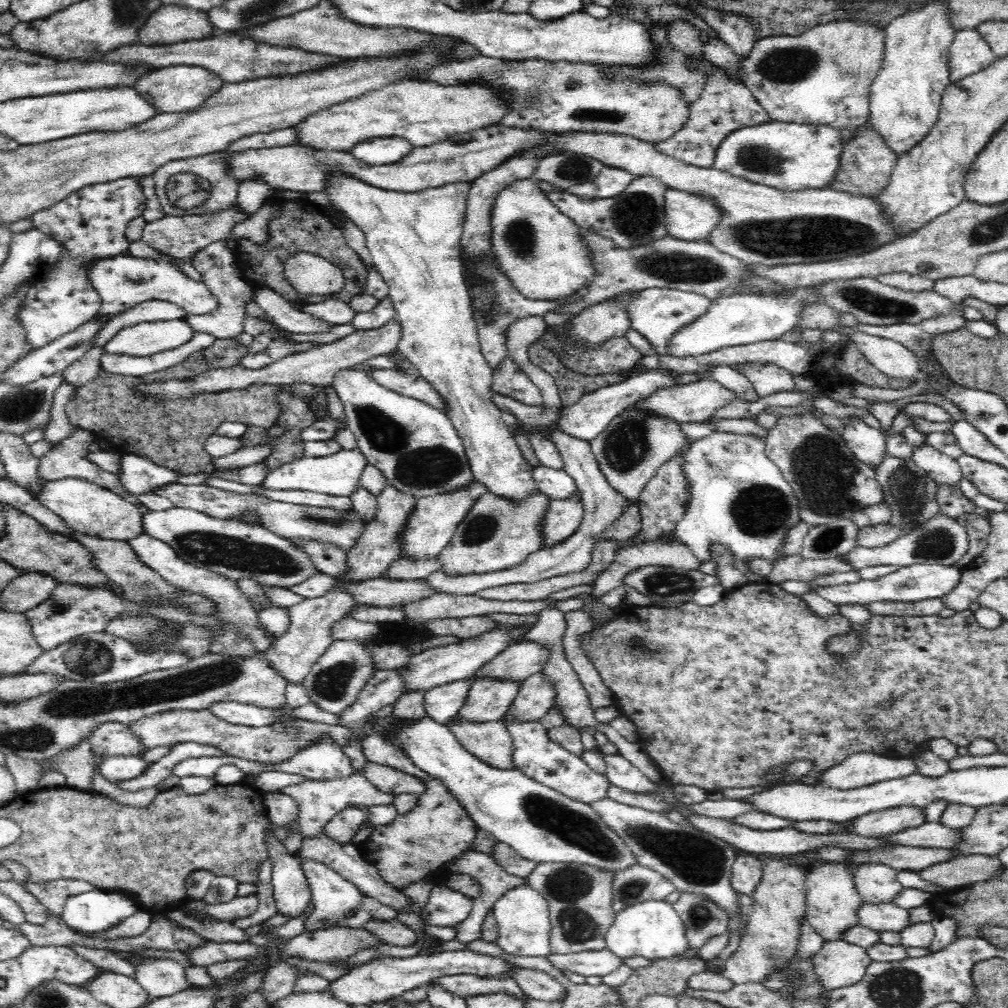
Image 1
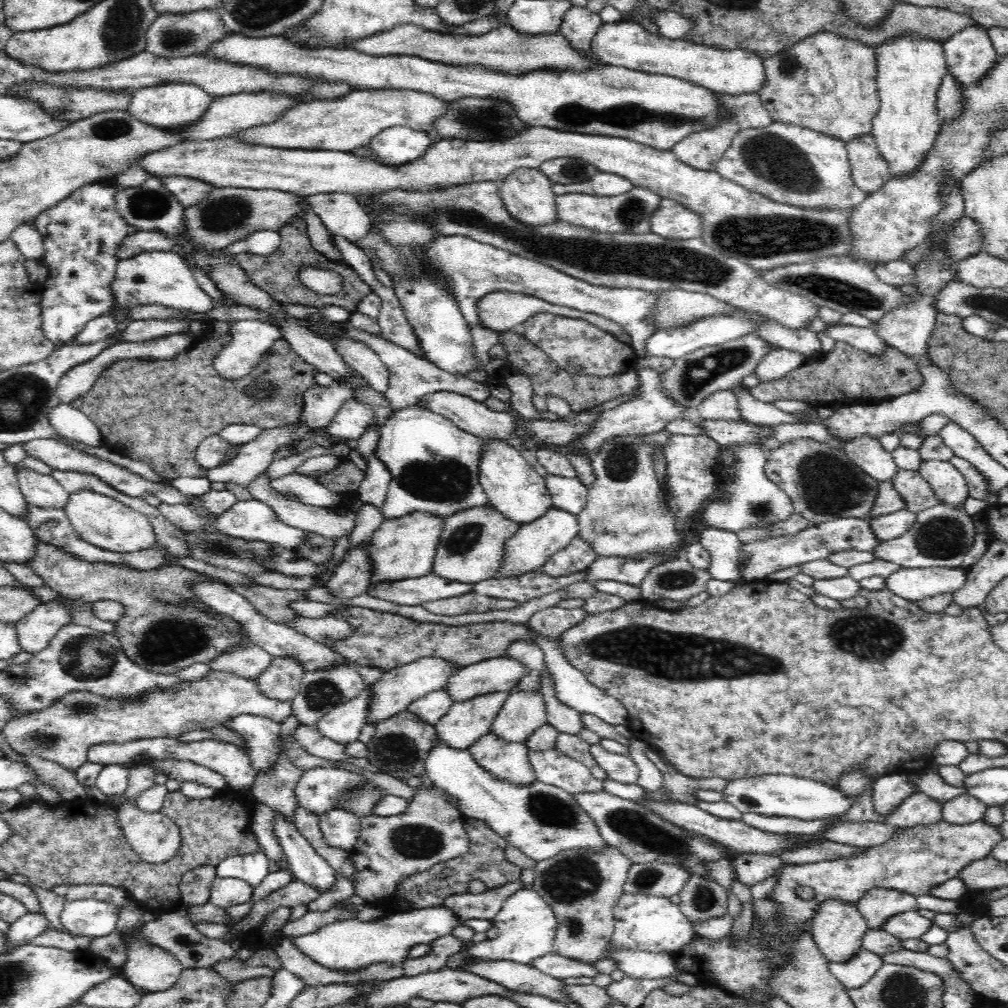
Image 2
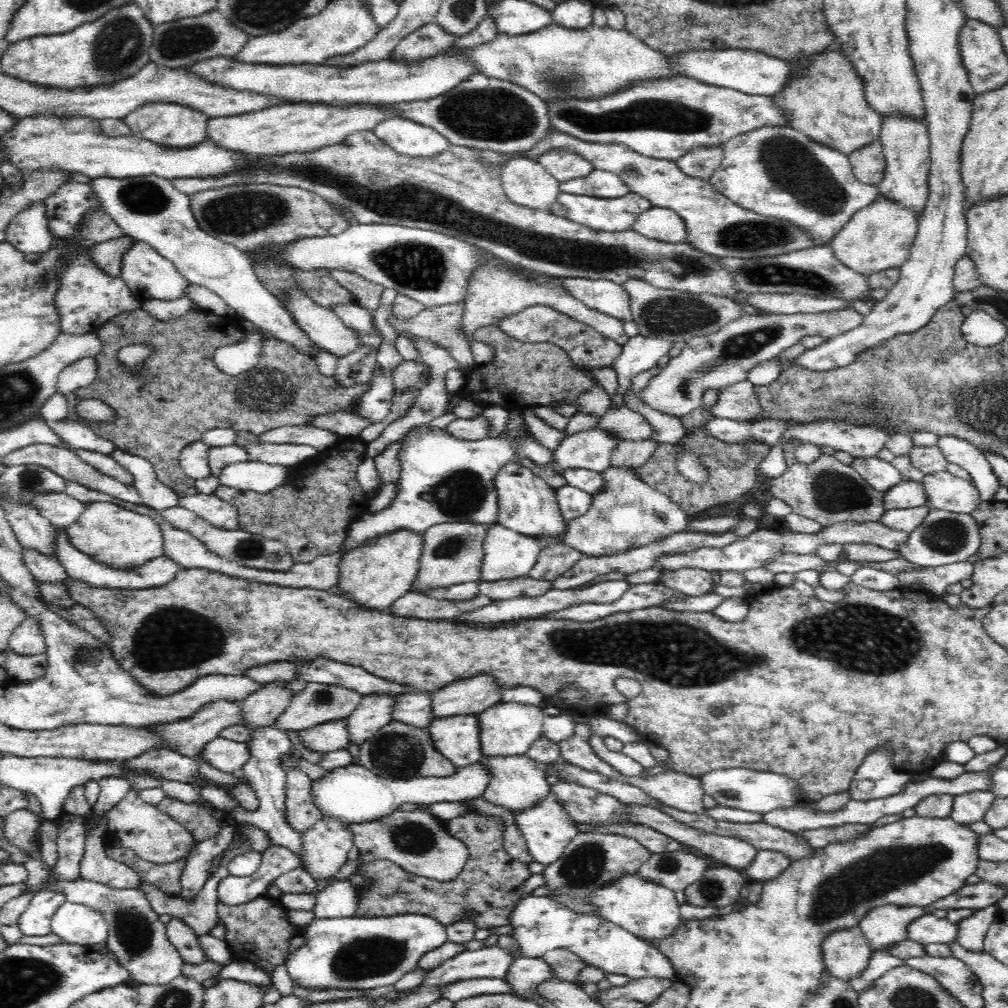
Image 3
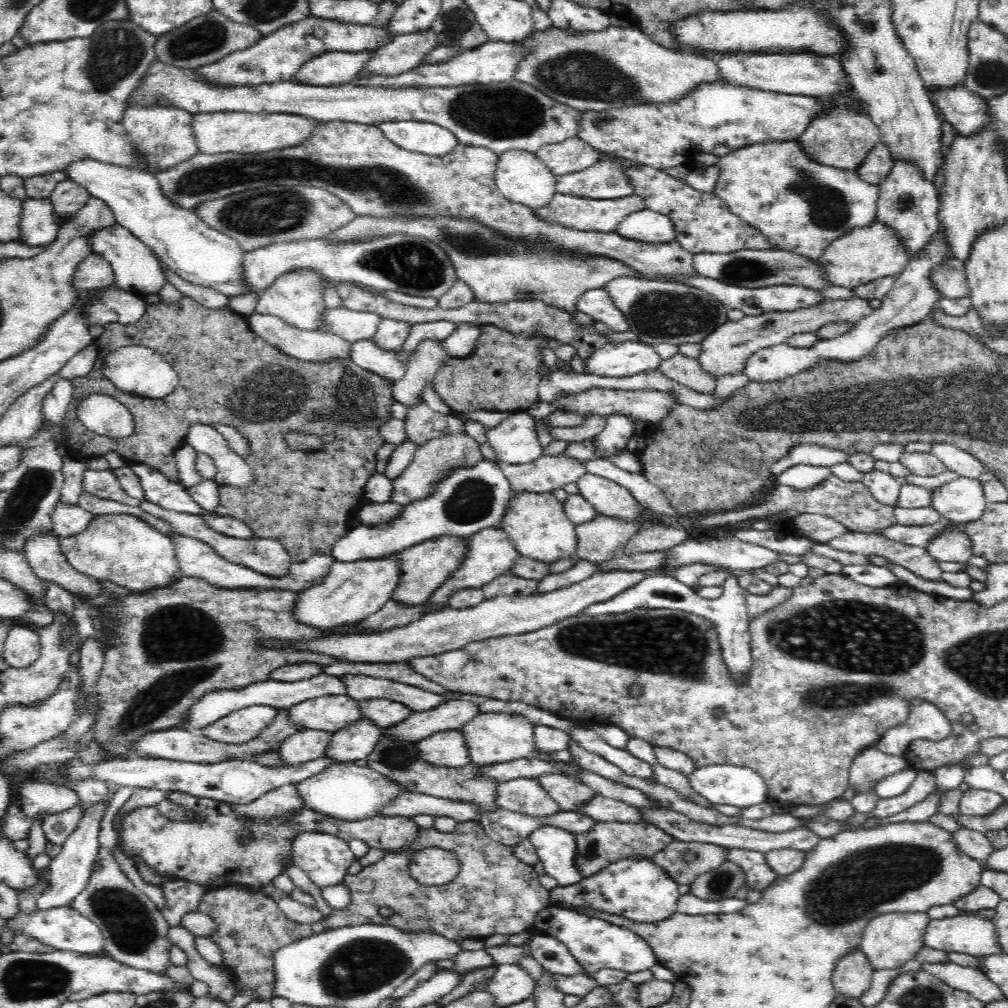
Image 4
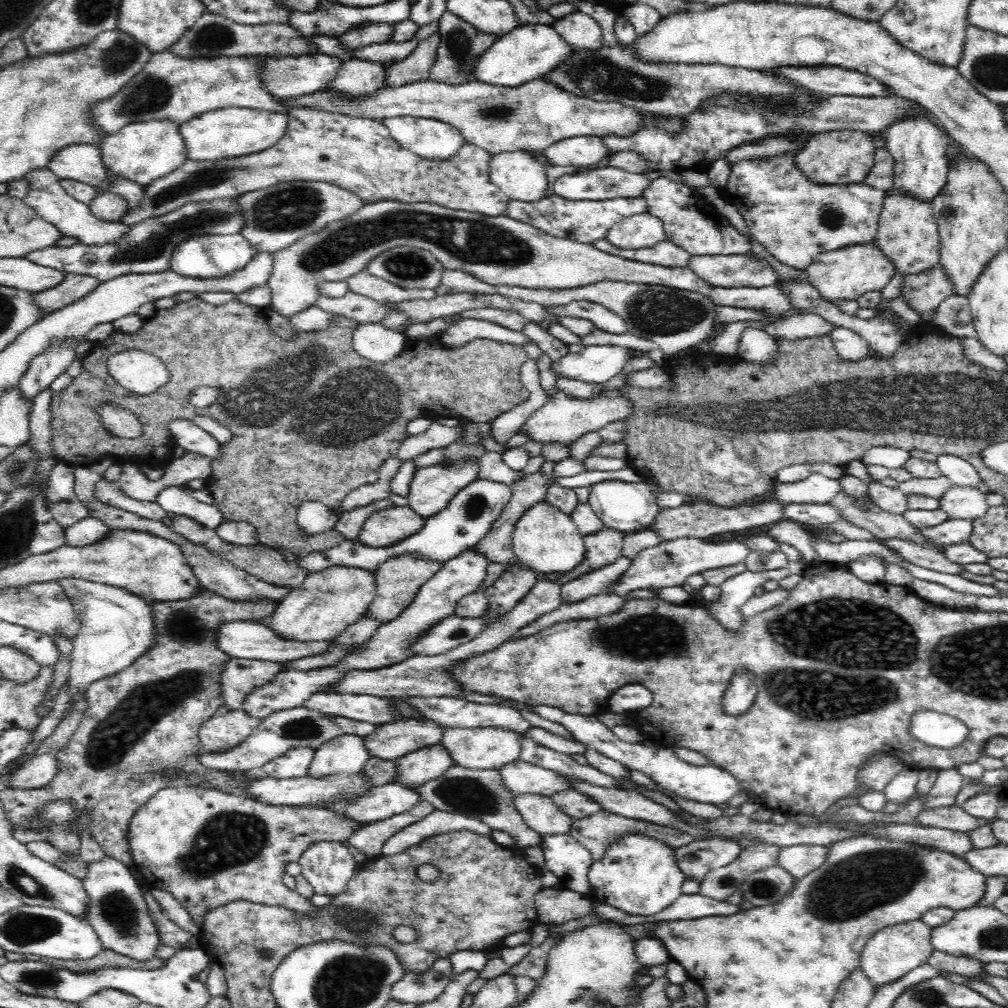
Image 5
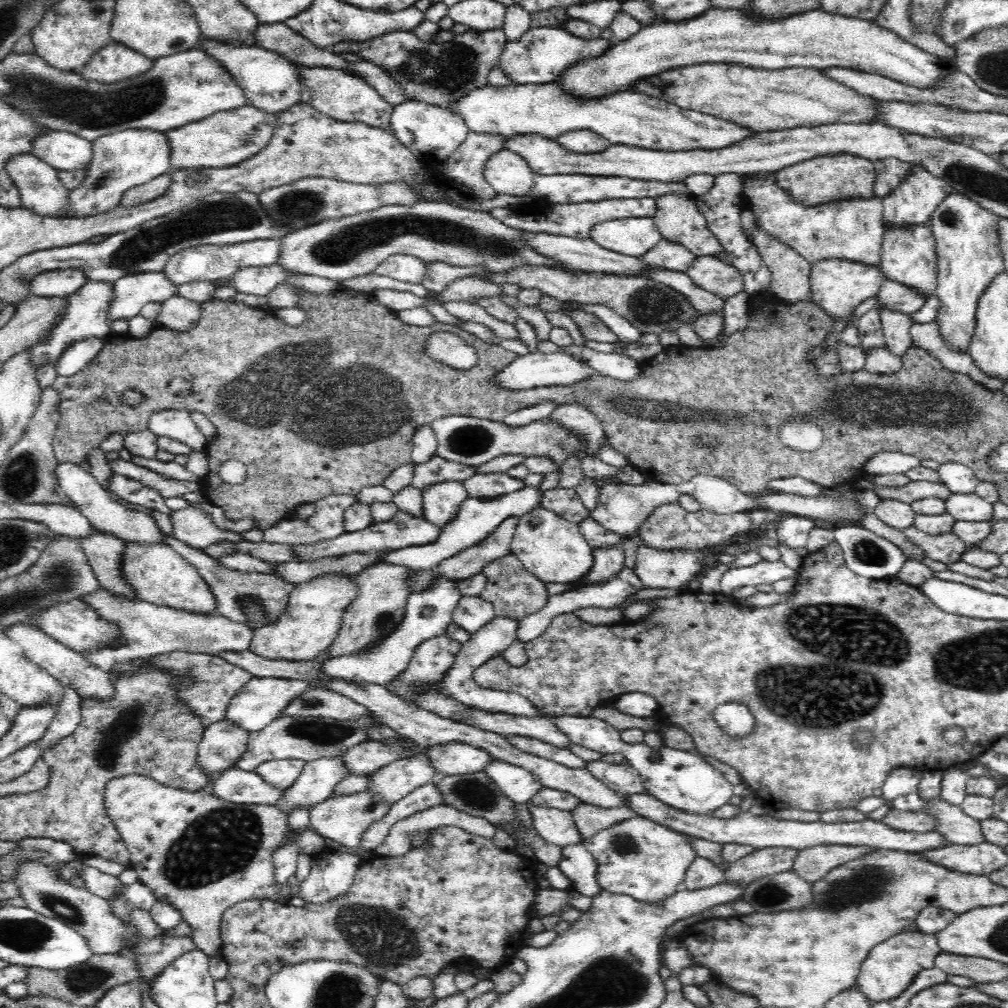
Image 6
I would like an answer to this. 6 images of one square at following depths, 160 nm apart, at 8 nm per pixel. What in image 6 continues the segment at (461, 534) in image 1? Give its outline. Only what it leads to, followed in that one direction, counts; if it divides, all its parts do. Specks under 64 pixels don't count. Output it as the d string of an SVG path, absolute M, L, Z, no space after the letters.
M380 562L354 576L354 581L358 583L358 596L342 616L340 632L328 648L330 657L357 653L364 647L381 641L393 631L402 620L408 597L411 595L408 587L410 572L411 568Z

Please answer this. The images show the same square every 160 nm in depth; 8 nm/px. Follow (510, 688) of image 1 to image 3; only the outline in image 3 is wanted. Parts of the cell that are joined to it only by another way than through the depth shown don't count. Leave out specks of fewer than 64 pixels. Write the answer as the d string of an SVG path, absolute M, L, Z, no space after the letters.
M461 714L434 719L428 733L440 754L464 768L482 760L480 728L477 714Z

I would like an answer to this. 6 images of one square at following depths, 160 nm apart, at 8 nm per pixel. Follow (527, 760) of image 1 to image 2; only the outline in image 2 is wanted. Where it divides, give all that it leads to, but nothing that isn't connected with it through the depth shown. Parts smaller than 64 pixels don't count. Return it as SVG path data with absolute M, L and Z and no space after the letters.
M556 747L546 752L535 752L529 748L528 759L540 782L562 788L572 795L603 791L603 781L594 778L590 768L569 758Z

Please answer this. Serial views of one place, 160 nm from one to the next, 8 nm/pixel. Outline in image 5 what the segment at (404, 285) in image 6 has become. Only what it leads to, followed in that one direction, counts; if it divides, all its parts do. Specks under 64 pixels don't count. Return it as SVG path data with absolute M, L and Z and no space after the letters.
M365 271L350 276L345 282L349 291L380 303L398 304L415 299L431 300L437 296L434 289L400 288L386 280L372 277L372 274Z

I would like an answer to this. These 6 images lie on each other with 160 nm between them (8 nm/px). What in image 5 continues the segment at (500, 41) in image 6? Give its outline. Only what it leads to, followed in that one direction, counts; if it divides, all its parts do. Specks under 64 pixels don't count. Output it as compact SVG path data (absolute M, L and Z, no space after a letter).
M448 9L444 11L437 23L439 26L437 31L440 35L440 45L438 53L436 53L436 62L432 66L432 74L428 76L428 79L448 84L462 84L475 80L471 75L474 63L482 53L495 44L498 36L486 34L476 29L474 25L453 15Z

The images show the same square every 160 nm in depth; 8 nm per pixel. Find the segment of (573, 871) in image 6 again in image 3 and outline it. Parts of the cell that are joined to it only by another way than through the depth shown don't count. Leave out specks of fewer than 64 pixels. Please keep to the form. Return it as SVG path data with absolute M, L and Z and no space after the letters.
M552 790L536 806L530 806L526 810L513 812L513 814L515 825L522 833L528 850L533 856L533 861L540 862L544 866L550 866L550 864L558 861L564 849L574 840L574 836L581 833L578 831L574 820L570 818L568 812L562 807L562 804L555 799Z

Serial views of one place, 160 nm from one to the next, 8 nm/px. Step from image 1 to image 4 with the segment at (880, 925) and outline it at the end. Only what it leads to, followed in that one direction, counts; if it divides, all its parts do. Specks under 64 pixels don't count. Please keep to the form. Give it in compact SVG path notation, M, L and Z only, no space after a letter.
M961 912L958 916L930 919L924 933L926 946L975 957L1000 954L993 918Z

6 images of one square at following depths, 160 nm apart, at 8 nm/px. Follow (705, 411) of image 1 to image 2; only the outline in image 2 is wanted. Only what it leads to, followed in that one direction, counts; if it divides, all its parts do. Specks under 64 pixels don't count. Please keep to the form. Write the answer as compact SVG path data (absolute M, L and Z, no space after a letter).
M644 368L637 372L638 392L632 400L620 403L616 408L608 409L601 412L598 420L594 422L594 428L590 428L588 434L576 438L570 447L576 449L578 453L584 453L592 458L594 453L597 453L604 442L614 438L616 435L649 435L666 428L666 424L670 424L672 420L680 420L684 418L684 412L688 407L678 403L678 401L669 398L663 392L663 381L660 373L650 368Z

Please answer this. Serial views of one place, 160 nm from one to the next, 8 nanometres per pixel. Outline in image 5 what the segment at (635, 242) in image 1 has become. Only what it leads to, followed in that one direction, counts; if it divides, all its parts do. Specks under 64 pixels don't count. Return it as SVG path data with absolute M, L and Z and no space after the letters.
M556 193L536 202L511 200L508 215L516 220L530 223L546 234L578 240L583 244L595 244L595 240L606 238L608 230L619 220L648 211L646 199L642 196L610 200L568 200Z

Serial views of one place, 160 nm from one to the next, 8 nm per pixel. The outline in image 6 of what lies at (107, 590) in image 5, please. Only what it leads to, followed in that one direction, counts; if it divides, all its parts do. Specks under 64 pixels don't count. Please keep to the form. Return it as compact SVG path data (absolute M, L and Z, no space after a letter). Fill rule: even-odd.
M100 586L94 592L81 596L99 618L107 620L110 624L119 626L119 637L114 647L98 646L83 656L94 666L104 672L112 674L116 664L144 660L158 654L168 654L176 650L190 653L204 653L216 655L220 652L250 651L250 644L254 638L255 630L244 623L238 623L220 614L191 613L176 608L146 602L142 599L128 599L116 595ZM63 685L63 697L44 737L38 741L43 752L56 746L62 738L76 732L81 721L81 698L72 685Z

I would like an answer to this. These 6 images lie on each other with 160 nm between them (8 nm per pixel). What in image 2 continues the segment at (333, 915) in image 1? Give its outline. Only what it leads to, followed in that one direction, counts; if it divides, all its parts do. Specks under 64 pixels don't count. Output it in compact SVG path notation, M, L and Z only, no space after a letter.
M275 812L272 832L278 837L292 875L297 881L309 884L322 892L334 886L336 882L334 869L298 832L294 822L290 822L285 816Z

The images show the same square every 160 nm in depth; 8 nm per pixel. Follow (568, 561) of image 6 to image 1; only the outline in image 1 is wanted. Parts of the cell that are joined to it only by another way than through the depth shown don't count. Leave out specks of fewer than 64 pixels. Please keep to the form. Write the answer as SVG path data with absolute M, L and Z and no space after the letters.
M332 171L327 178L325 193L330 199L331 204L335 204L345 216L349 216L349 219L365 234L366 247L370 250L370 255L378 272L382 275L388 287L390 287L389 298L394 303L396 319L401 323L402 333L398 350L419 370L421 378L426 380L426 383L432 385L434 391L438 392L438 395L442 397L446 416L451 420L454 428L457 430L458 436L462 439L474 479L486 485L488 492L492 492L494 495L500 495L512 499L512 501L521 501L525 496L538 490L532 476L534 466L524 459L520 448L516 445L516 441L514 441L514 435L504 421L502 421L502 411L494 404L493 395L495 393L491 388L493 370L481 351L477 323L473 316L473 302L469 298L470 292L464 281L463 260L461 259L461 234L463 233L464 220L467 213L467 195L469 194L471 183L470 181L462 181L459 183L443 184L434 188L423 188L416 192L398 192L372 186L360 179L356 179L354 175L342 173L342 171Z

